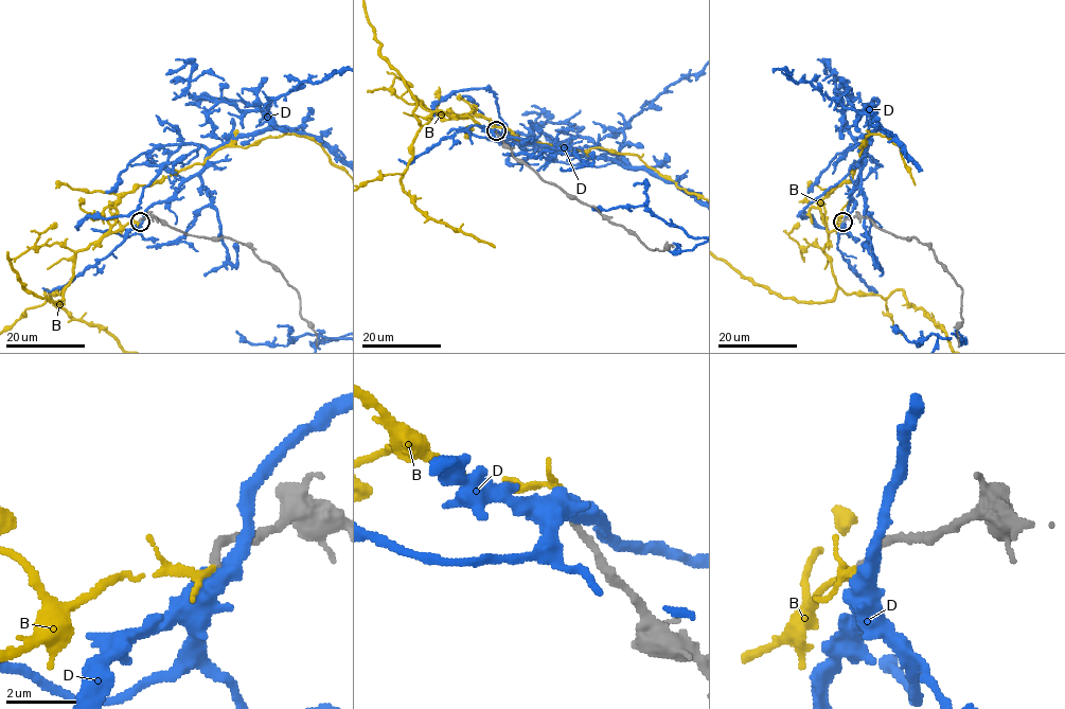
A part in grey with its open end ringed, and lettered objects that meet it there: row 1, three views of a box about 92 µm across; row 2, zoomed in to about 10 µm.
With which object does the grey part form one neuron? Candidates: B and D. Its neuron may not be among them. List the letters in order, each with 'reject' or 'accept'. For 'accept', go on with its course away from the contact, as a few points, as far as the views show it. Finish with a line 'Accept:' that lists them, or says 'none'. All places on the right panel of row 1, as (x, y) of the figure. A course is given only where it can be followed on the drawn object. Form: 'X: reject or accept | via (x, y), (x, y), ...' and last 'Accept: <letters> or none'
B: accept
D: reject
Accept: B

